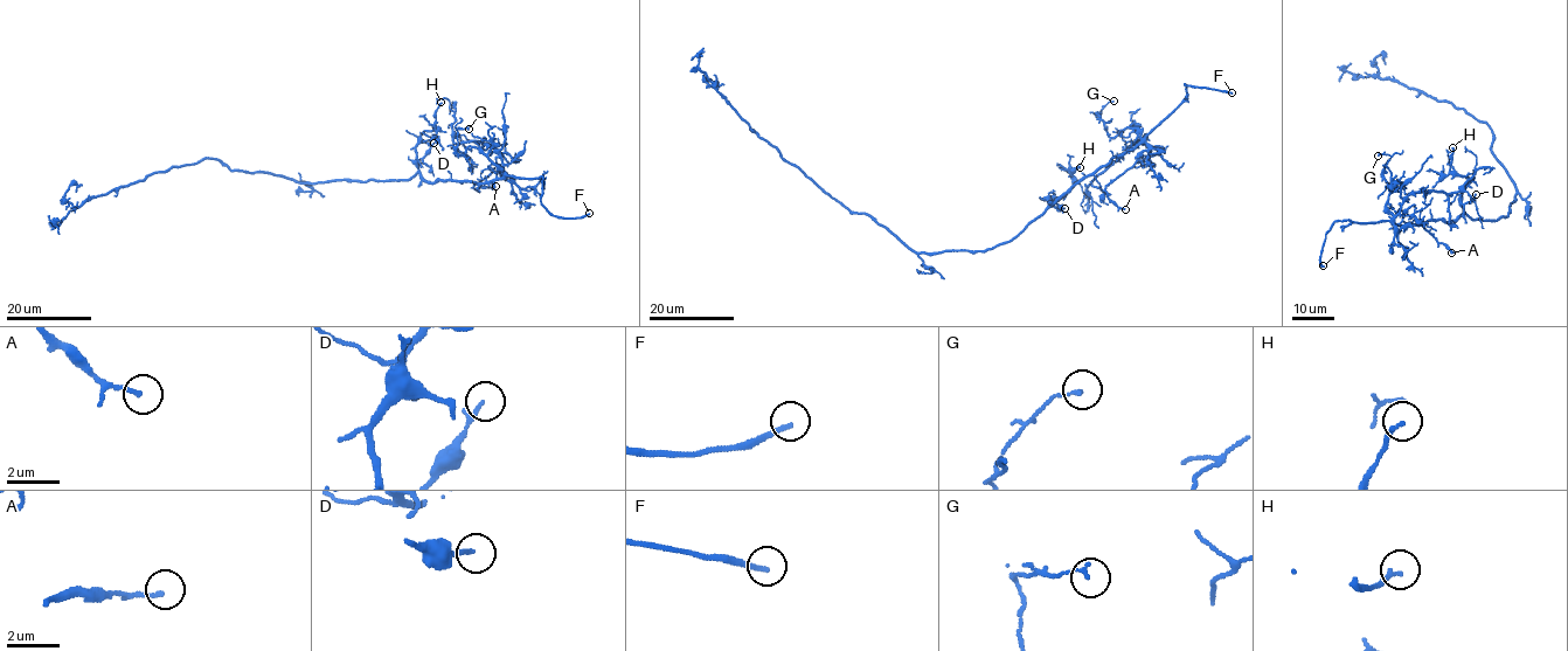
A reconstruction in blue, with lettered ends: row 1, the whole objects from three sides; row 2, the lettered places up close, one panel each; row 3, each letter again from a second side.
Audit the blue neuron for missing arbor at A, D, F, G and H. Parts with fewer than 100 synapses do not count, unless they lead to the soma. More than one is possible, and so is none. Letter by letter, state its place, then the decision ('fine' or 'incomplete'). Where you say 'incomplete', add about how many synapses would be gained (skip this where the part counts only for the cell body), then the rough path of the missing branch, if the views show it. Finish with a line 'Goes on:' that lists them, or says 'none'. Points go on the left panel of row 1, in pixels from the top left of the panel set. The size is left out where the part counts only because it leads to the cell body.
A: at (495, 186); fine
D: at (434, 143); fine
F: at (589, 213); incomplete
G: at (469, 129); fine
H: at (441, 102); fine
Goes on: F

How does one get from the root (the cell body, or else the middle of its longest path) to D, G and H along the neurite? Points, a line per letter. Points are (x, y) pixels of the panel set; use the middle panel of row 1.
D: (968, 250), (985, 251), (1011, 241), (1039, 217), (1049, 200), (1053, 206), (1065, 208)
G: (968, 250), (1011, 241), (1075, 185), (1135, 149), (1142, 138), (1136, 129), (1110, 137), (1098, 115), (1114, 101)
H: (968, 250), (985, 251), (1017, 237), (1046, 209), (1048, 195), (1059, 200), (1070, 188), (1069, 175), (1080, 167)

